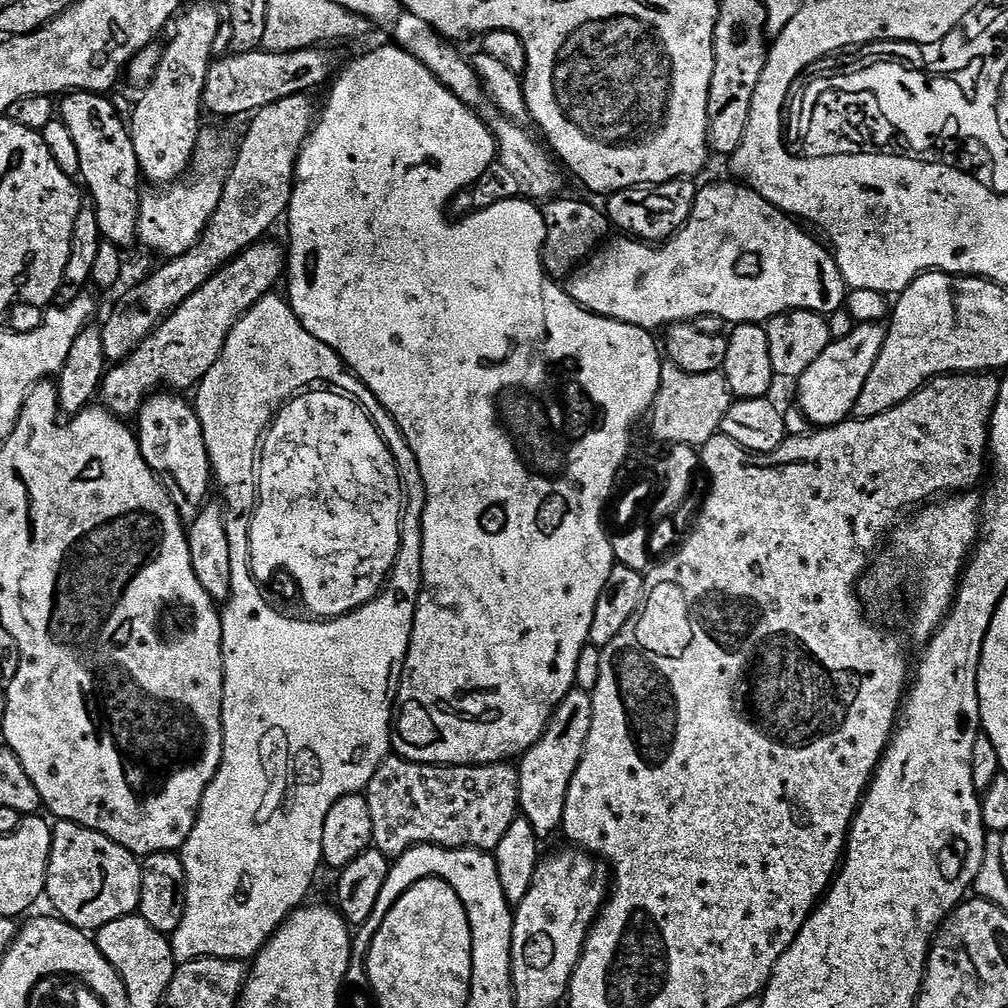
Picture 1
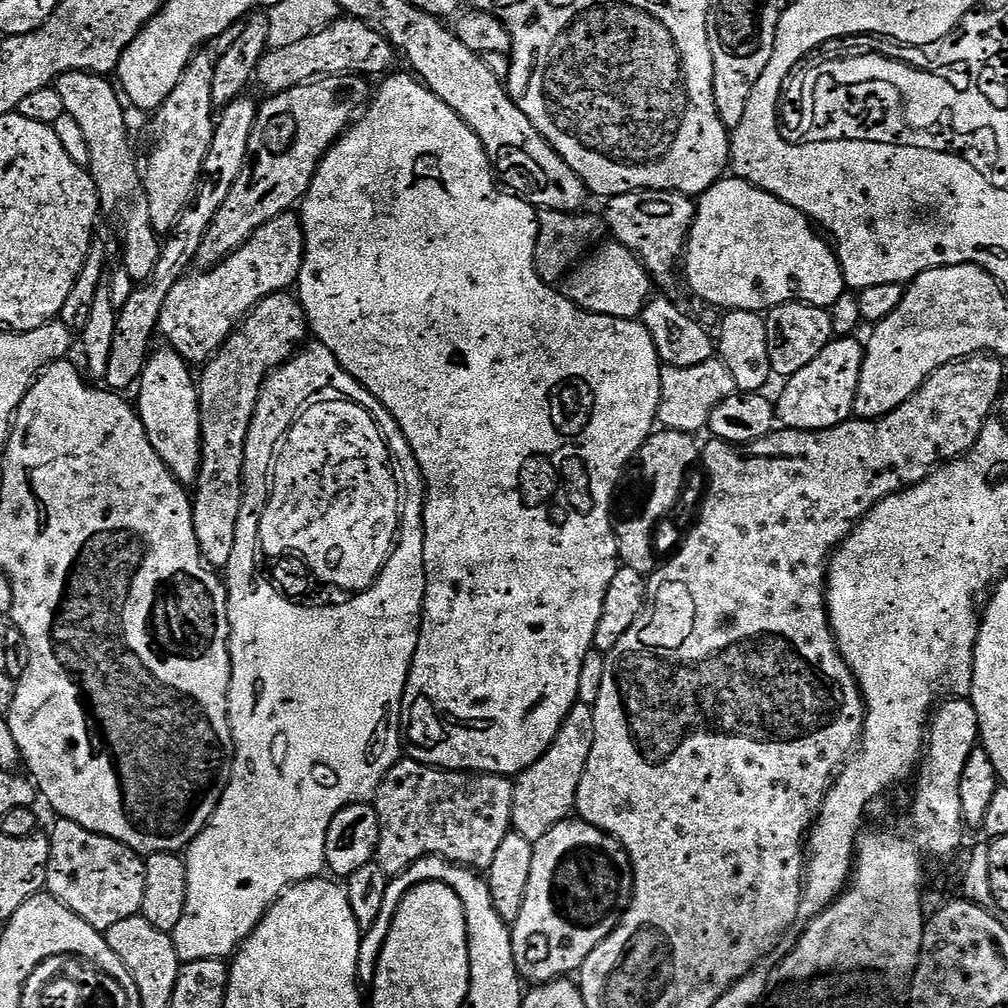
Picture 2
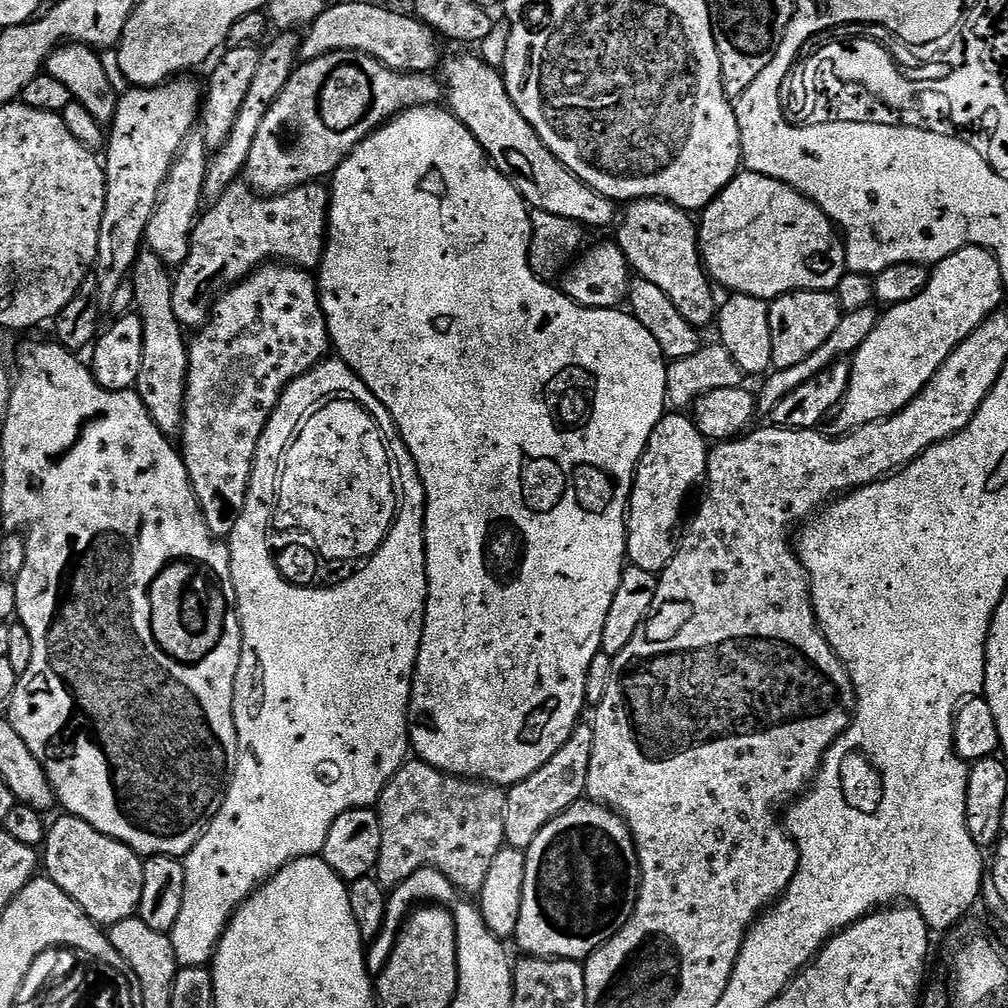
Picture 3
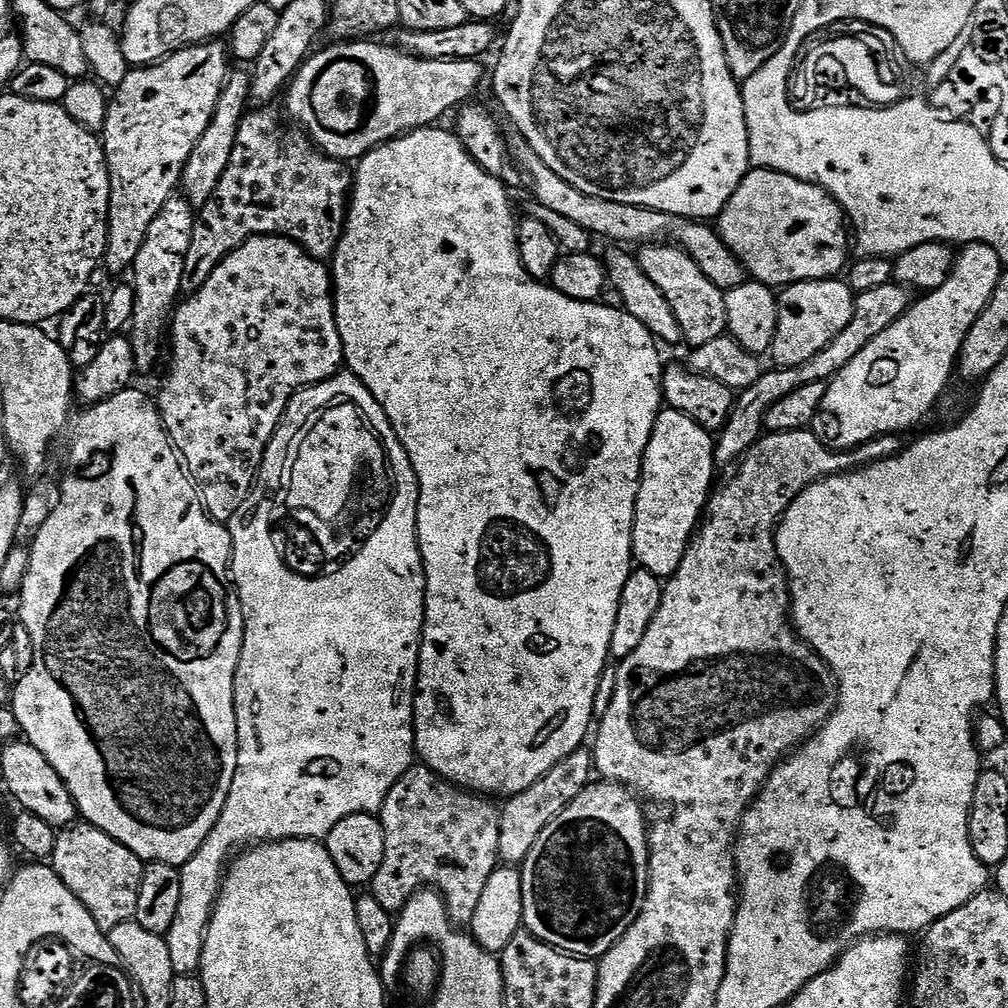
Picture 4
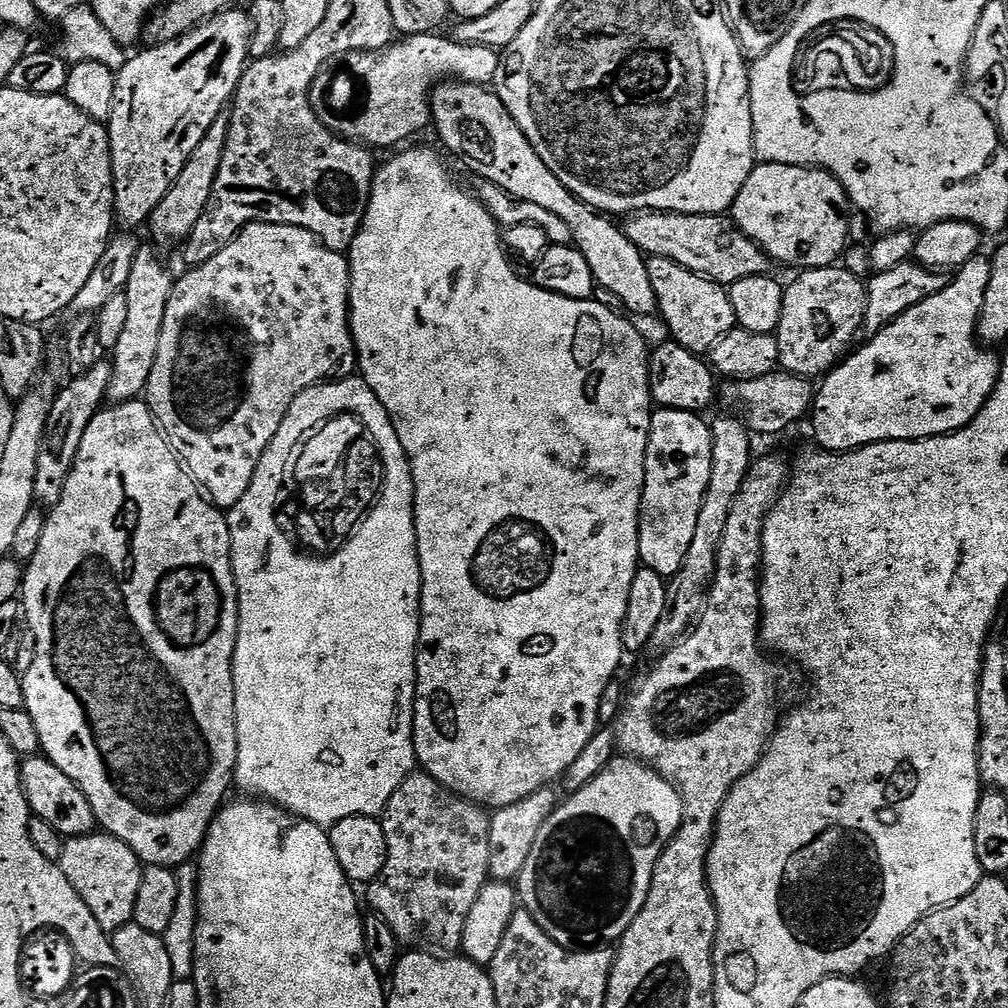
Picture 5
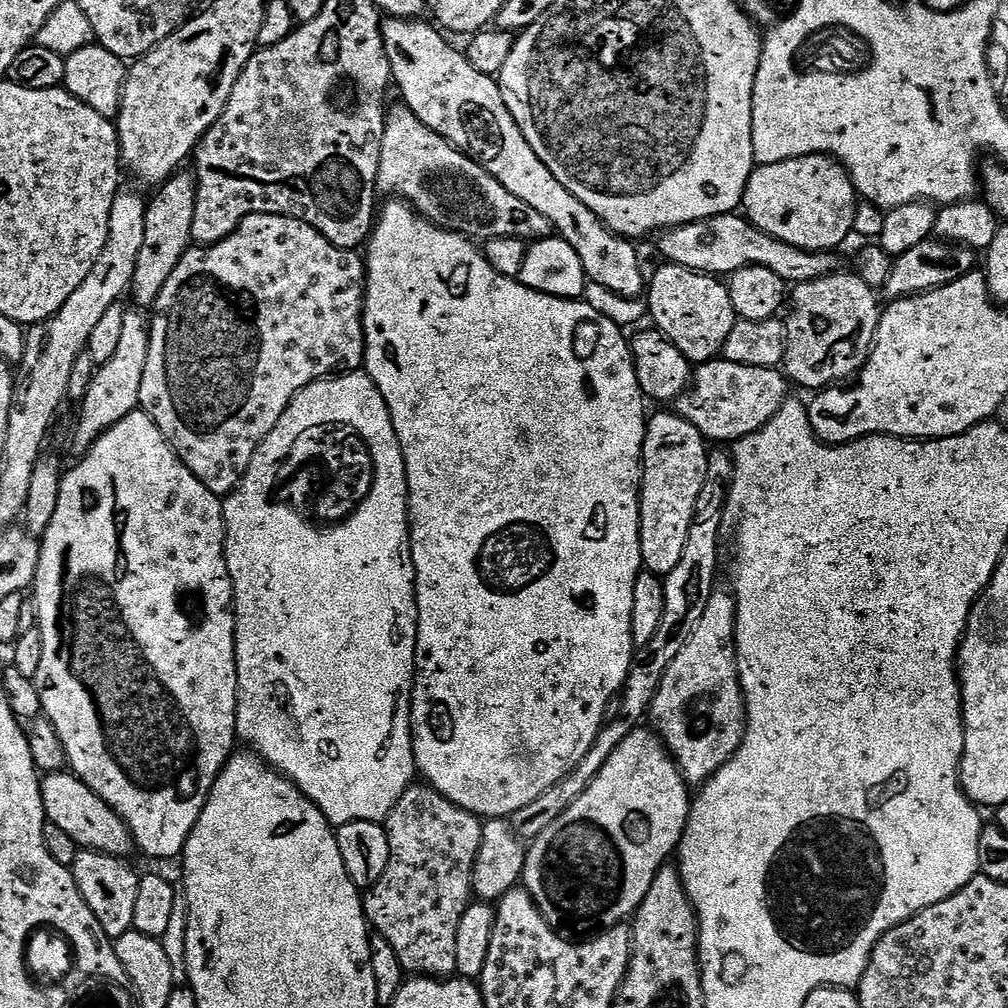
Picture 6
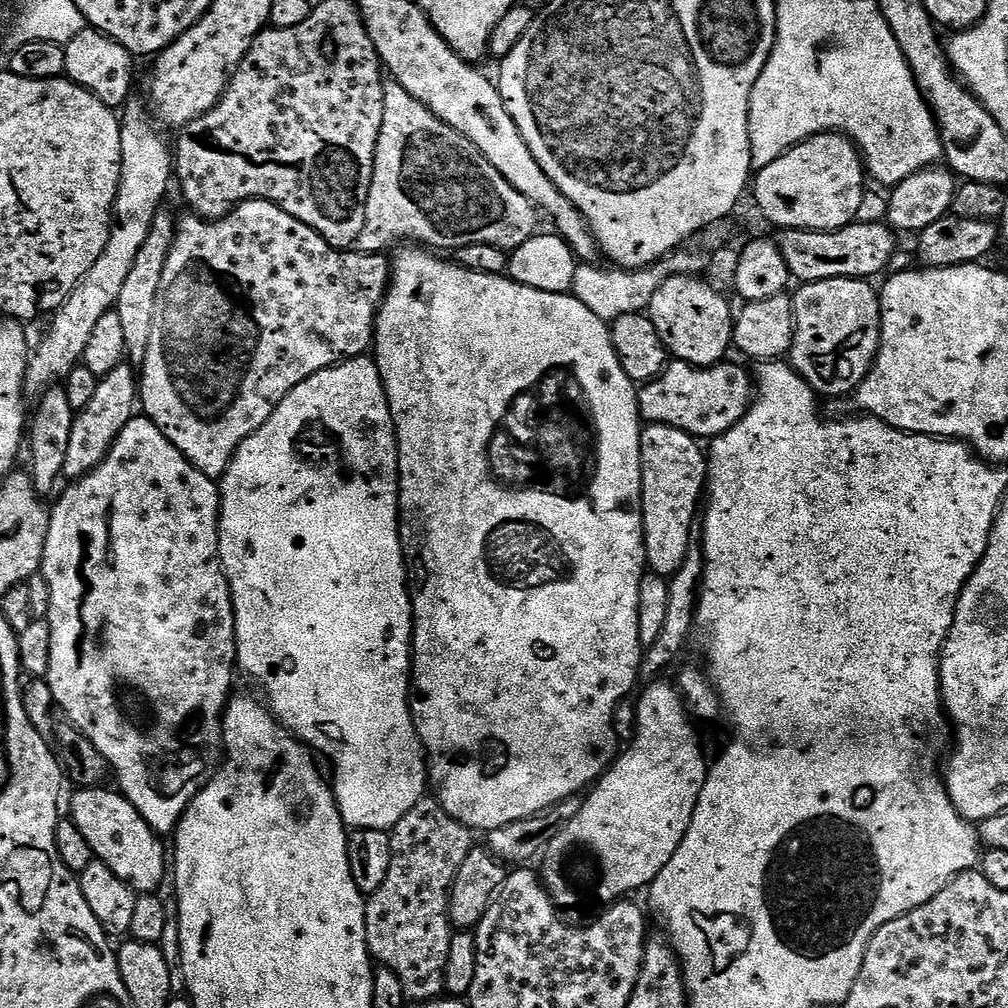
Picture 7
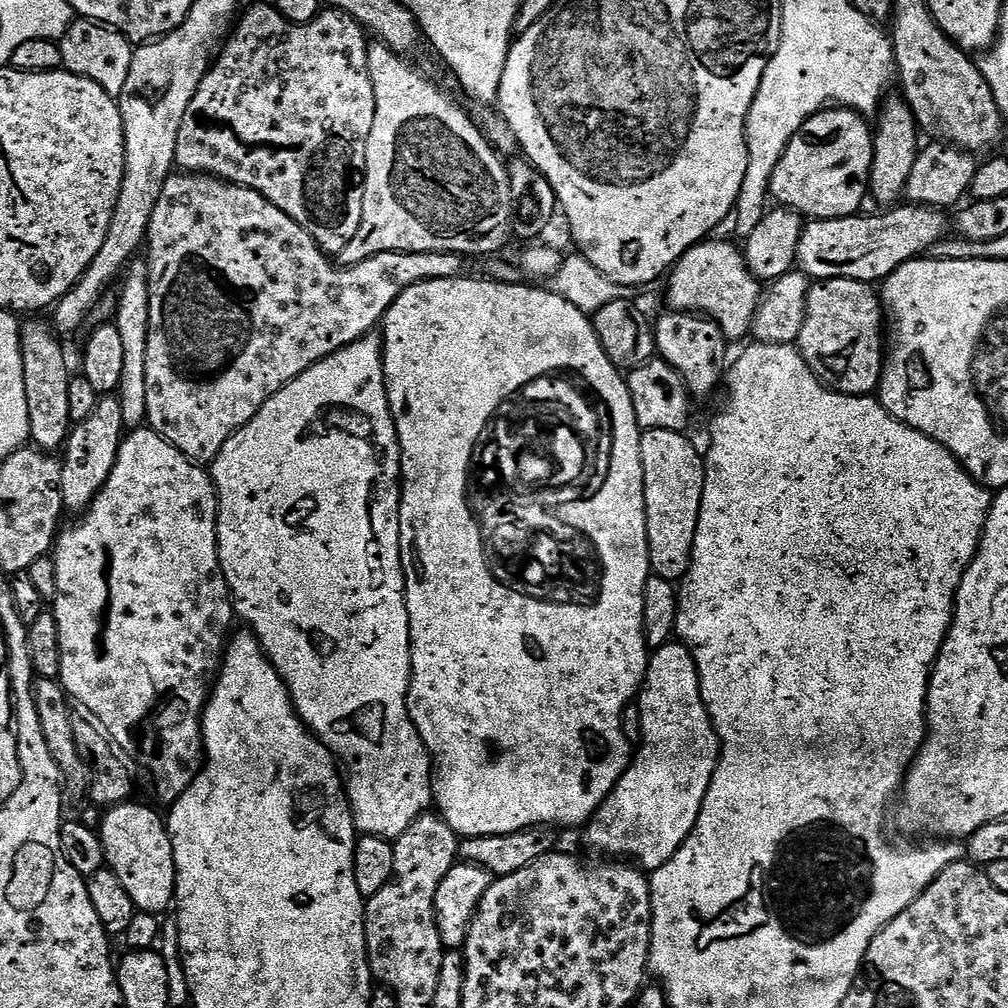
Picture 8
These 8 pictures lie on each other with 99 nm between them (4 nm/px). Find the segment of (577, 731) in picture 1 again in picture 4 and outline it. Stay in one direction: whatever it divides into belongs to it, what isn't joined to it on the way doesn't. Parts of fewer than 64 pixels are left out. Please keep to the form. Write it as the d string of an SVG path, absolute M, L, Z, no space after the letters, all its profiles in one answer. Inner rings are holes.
M581 746L574 750L574 754L562 758L562 762L558 762L558 766L554 766L542 778L538 778L534 786L522 790L516 796L507 797L505 804L508 805L503 805L500 814L500 860L508 866L523 865L526 854L530 854L530 846L538 842L538 834L542 834L542 830L546 830L546 826L550 826L550 822L554 822L554 818L558 818L558 814L562 814L562 810L566 810L566 806L574 802L578 794L582 794L593 776L593 753L589 749L587 752L587 747Z

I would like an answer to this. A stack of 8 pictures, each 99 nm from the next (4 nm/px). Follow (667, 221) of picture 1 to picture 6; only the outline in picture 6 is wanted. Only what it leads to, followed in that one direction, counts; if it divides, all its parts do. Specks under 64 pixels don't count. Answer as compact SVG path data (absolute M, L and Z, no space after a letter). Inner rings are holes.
M661 263L656 273L651 273L646 284L646 312L654 323L655 331L660 332L693 365L704 364L715 360L730 338L738 319L734 302L730 302L727 283L705 272L695 272L677 264Z

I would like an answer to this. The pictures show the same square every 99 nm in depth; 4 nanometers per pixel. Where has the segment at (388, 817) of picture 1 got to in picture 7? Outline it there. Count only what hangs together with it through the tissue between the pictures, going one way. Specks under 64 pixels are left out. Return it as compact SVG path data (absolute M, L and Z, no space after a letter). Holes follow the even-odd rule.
M435 798L418 801L410 814L390 829L392 857L386 882L367 897L368 955L379 967L394 970L409 1001L435 1000L445 995L446 958L454 931L448 916L450 890L458 866L474 847L473 833L458 822Z

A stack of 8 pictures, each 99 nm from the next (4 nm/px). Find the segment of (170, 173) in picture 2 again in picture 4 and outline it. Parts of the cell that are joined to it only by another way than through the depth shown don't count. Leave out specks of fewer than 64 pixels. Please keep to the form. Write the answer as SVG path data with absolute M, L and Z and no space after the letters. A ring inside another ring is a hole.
M173 194L166 206L158 210L154 222L150 222L142 250L138 250L138 258L134 258L132 263L130 283L136 290L136 301L130 339L137 373L144 374L155 366L160 343L163 340L165 343L170 317L182 296L182 266L186 266L186 254L190 254L190 238L194 238L197 215L197 209L192 207L188 199L182 194Z

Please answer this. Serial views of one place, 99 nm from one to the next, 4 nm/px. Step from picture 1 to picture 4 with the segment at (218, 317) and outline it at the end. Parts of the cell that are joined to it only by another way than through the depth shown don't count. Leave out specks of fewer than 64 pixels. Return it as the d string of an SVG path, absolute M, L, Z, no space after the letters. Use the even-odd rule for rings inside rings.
M253 107L245 112L242 126L238 126L238 142L234 154L230 154L230 166L226 166L218 190L214 190L210 202L199 209L196 217L190 254L186 254L186 266L182 266L181 293L197 292L212 271L252 236L285 236L301 244L315 260L327 261L336 250L340 235L344 233L344 222L348 219L353 173L345 161L325 156L303 131L287 132L280 128L280 116L273 108Z

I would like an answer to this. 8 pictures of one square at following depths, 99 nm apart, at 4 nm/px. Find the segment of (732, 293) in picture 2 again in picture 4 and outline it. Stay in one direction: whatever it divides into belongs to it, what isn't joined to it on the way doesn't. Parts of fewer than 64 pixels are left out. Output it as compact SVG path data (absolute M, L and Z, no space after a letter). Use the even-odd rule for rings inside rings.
M753 167L745 174L720 212L718 231L743 262L747 275L773 290L798 282L831 280L849 263L850 232L836 199L821 184L802 182L769 168Z

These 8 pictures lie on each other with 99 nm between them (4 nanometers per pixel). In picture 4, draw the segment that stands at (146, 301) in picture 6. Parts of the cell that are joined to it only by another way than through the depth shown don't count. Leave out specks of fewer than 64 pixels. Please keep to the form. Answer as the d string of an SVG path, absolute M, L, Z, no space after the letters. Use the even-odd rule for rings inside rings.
M233 71L224 81L224 88L210 118L210 126L202 130L202 138L198 138L184 167L184 175L180 177L182 195L192 203L193 208L204 208L206 202L210 202L214 190L218 190L218 182L222 182L222 174L226 174L226 166L230 166L230 154L234 154L234 146L238 142L238 126L242 126L242 118L249 111L251 100L251 75L247 71Z

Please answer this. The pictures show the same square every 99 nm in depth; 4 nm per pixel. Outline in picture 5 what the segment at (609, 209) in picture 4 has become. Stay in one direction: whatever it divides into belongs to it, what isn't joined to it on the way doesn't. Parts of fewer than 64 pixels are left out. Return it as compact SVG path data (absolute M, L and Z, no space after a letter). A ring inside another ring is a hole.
M637 212L626 224L630 242L638 246L645 257L670 258L686 270L713 280L716 284L730 286L742 278L767 276L774 262L751 238L742 234L736 223L727 215L682 214L681 212Z

